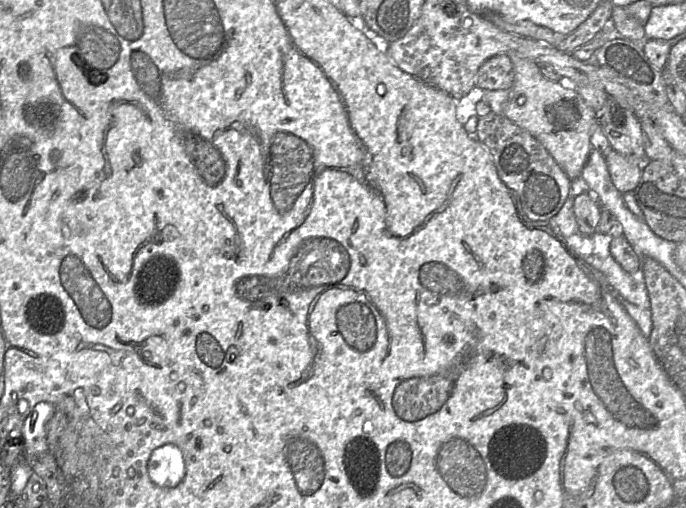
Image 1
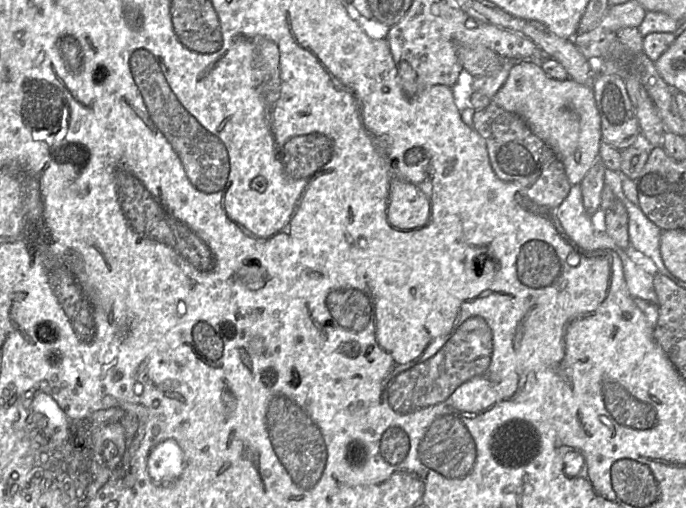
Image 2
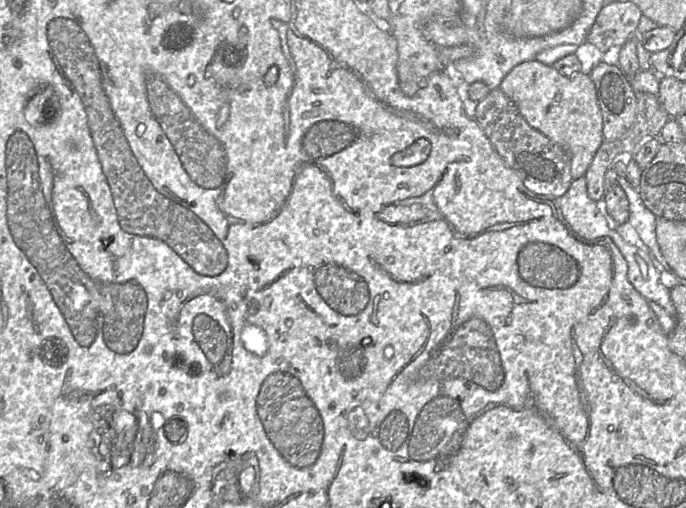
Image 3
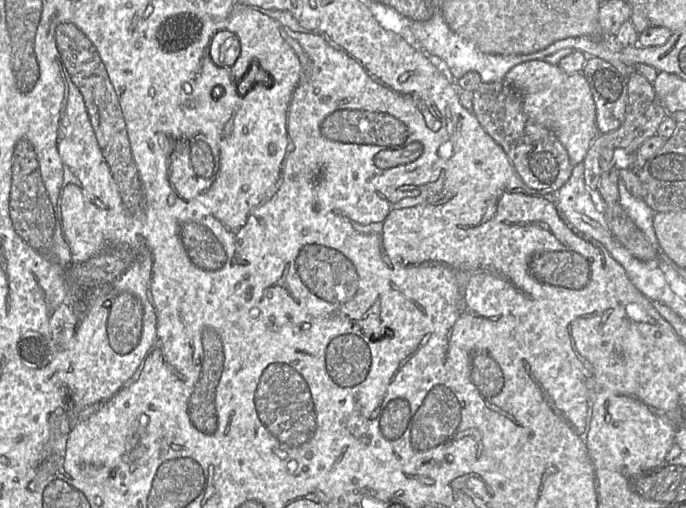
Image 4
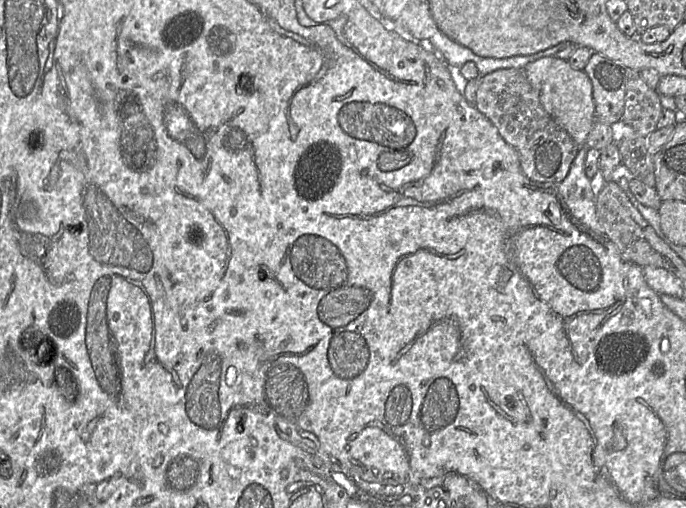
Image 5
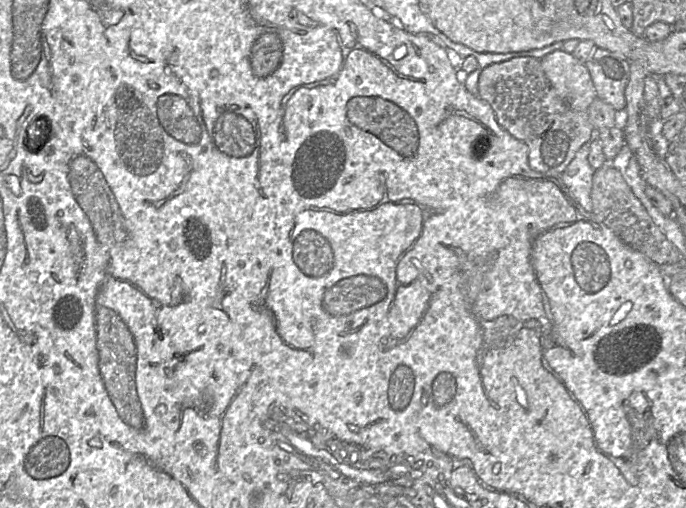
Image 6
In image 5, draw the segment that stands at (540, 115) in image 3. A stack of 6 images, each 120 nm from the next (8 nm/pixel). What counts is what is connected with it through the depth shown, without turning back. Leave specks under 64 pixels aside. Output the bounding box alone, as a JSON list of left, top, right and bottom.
[524,57,595,146]

